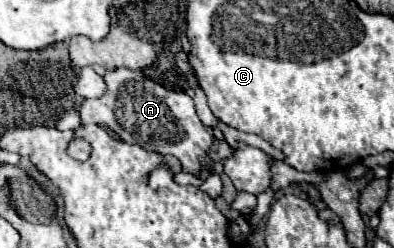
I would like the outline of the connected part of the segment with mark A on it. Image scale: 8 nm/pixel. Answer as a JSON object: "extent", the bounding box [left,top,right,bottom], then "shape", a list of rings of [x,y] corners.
{"extent":[81,67,213,177],"shape":[[[125,67],[107,71],[103,79],[107,83],[107,91],[99,99],[85,99],[81,107],[83,125],[107,125],[121,137],[121,141],[141,145],[163,155],[173,155],[181,161],[183,171],[209,177],[203,165],[211,163],[207,151],[213,145],[213,131],[201,123],[193,99],[187,93],[169,91],[163,85],[147,79],[141,71],[131,71]]]}

